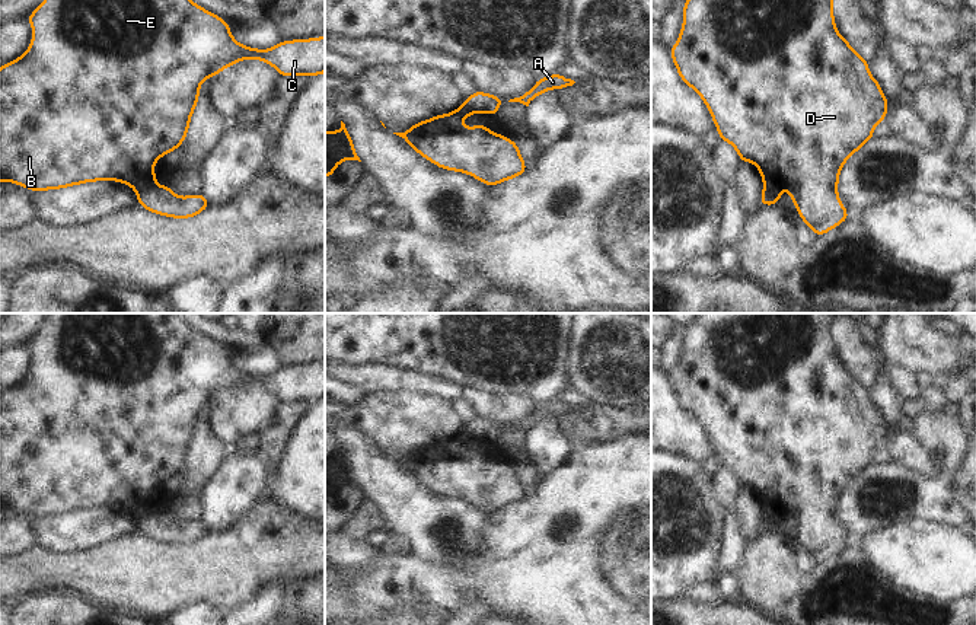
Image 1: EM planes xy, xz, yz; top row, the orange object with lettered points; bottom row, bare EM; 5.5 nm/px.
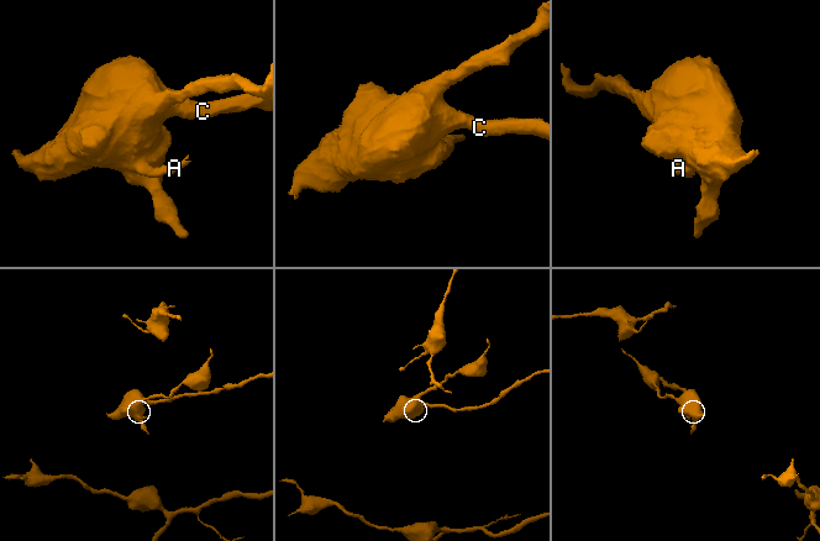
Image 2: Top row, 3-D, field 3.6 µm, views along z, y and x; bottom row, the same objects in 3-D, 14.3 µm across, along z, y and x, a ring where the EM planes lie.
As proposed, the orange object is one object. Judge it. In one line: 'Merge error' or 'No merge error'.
Merge error.

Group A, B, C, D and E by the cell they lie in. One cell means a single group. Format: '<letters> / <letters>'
A / B C D E

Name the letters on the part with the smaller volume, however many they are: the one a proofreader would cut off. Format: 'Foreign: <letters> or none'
Foreign: A.

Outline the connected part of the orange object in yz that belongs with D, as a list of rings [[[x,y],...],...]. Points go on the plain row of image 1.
[[[699,313],[683,328],[680,361],[669,377],[682,408],[702,424],[711,439],[720,468],[728,468],[737,476],[741,490],[752,488],[759,495],[763,516],[775,527],[781,526],[781,516],[787,514],[798,538],[798,545],[803,545],[817,564],[851,543],[838,522],[839,498],[846,487],[874,463],[874,453],[886,446],[889,437],[889,427],[883,421],[883,414],[868,398],[870,388],[859,382],[836,357],[833,342],[835,318],[836,313]]]

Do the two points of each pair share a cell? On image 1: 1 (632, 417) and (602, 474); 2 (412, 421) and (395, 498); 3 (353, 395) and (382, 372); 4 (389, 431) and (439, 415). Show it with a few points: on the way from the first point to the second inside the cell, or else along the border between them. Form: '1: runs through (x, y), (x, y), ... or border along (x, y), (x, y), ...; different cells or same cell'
1: border along (635, 431), (597, 442), (590, 447); different cells
2: border along (385, 455), (392, 459); different cells
3: border along (340, 378), (354, 382), (369, 394); different cells
4: runs through (401, 421), (427, 418); same cell

